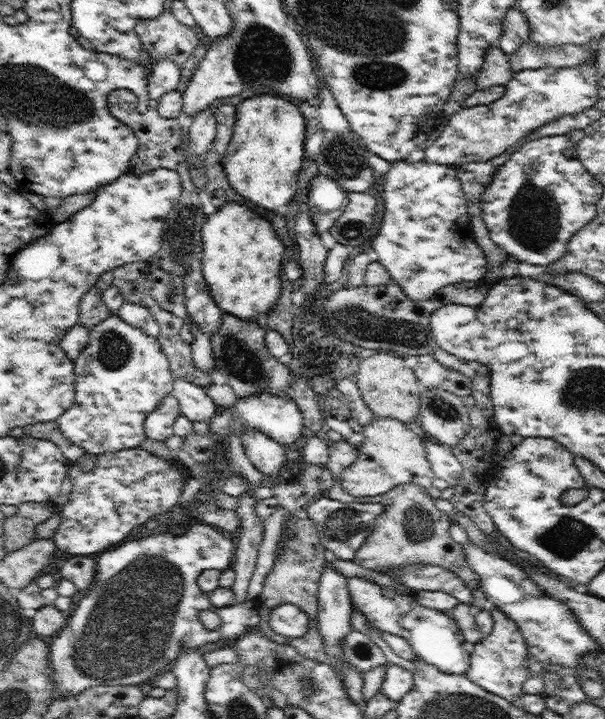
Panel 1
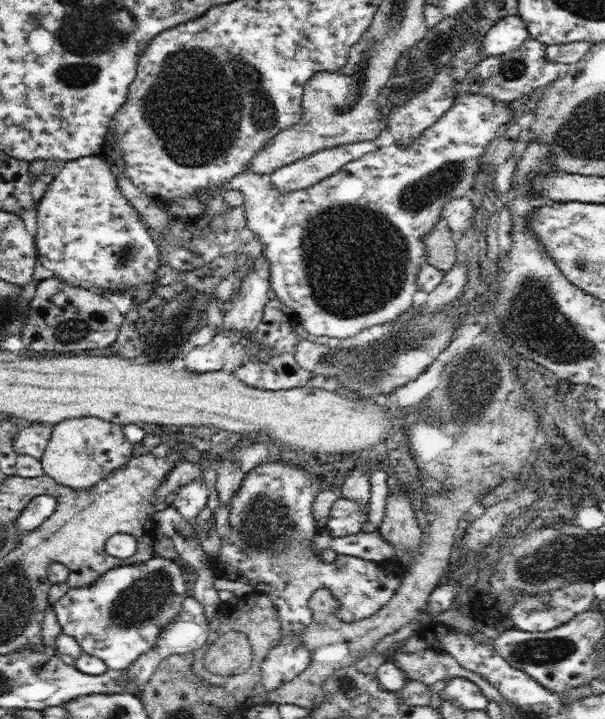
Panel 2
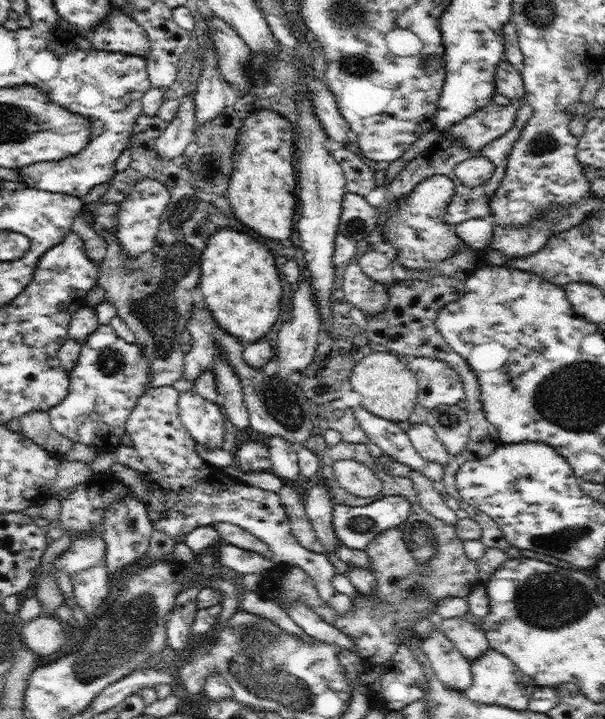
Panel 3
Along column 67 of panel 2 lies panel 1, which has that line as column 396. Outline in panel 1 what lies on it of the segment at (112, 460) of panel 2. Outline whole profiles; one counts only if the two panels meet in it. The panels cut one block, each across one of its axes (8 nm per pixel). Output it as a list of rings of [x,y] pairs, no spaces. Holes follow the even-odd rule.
[[[375,418],[362,427],[364,442],[358,447],[358,456],[350,466],[344,468],[339,484],[352,496],[378,496],[407,482],[418,483],[435,500],[441,490],[434,487],[436,477],[426,458],[425,435],[415,434],[405,422],[396,418]]]

